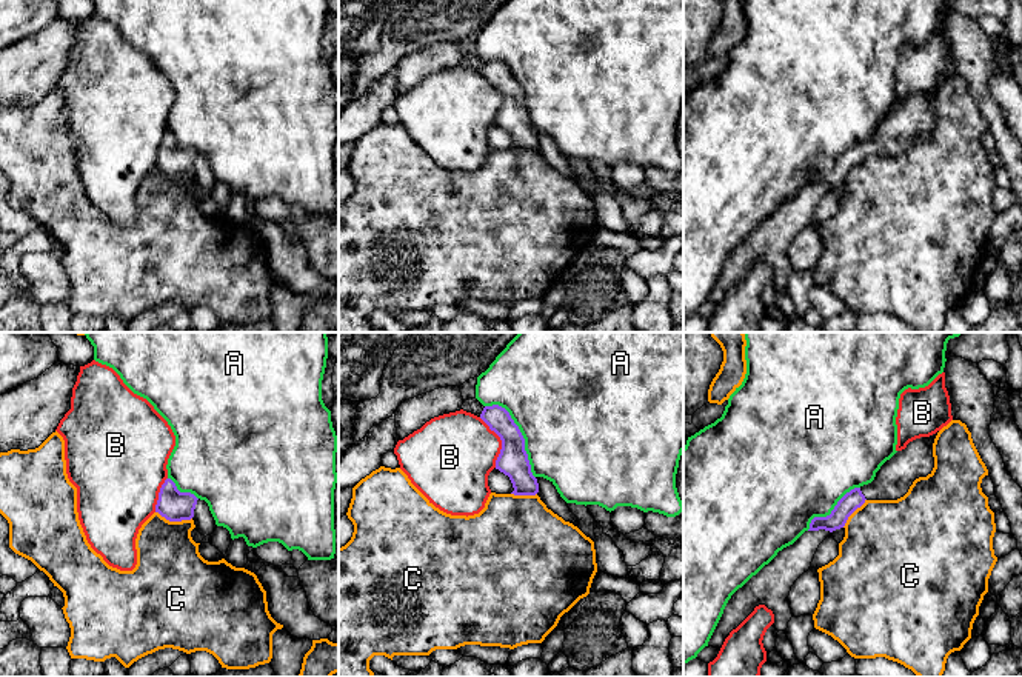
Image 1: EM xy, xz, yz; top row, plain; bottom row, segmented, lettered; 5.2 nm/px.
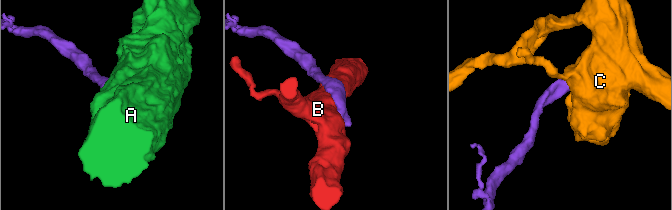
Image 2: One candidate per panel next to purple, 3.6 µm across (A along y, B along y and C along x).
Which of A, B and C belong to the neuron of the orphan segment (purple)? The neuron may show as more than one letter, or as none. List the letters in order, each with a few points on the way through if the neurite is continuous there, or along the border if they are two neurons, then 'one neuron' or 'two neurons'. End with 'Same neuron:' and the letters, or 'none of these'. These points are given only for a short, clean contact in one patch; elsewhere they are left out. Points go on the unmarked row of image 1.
A: two neurons
B: two neurons
C: along xy (156, 166), (170, 176), (191, 174) | two neurons
Same neuron: none of these

